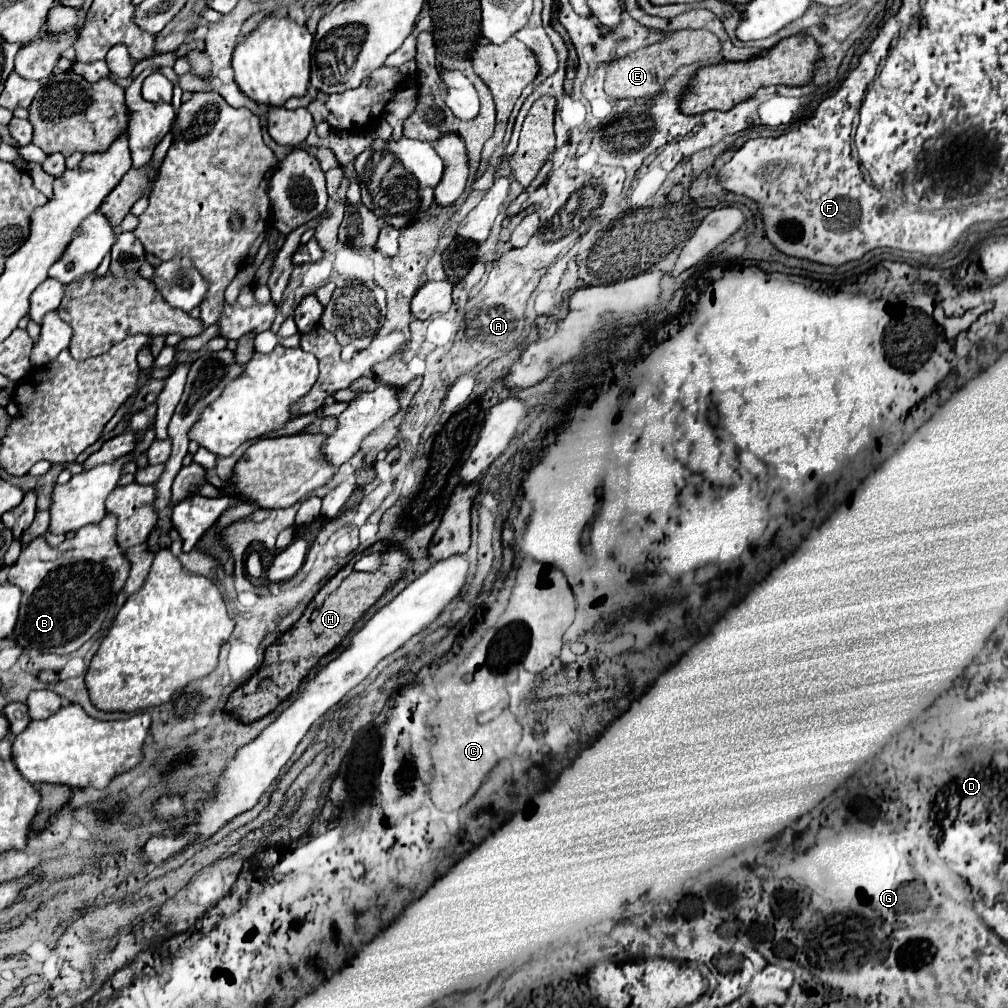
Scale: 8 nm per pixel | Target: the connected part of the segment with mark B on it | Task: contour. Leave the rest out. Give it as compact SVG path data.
M105 516L97 524L87 524L77 530L73 538L67 538L57 548L51 548L45 538L35 538L27 548L21 550L19 560L9 566L9 582L19 586L23 592L19 618L13 630L13 638L21 648L35 648L43 654L71 654L81 648L103 624L111 600L123 588L129 576L129 562L121 554L115 542L115 516Z

